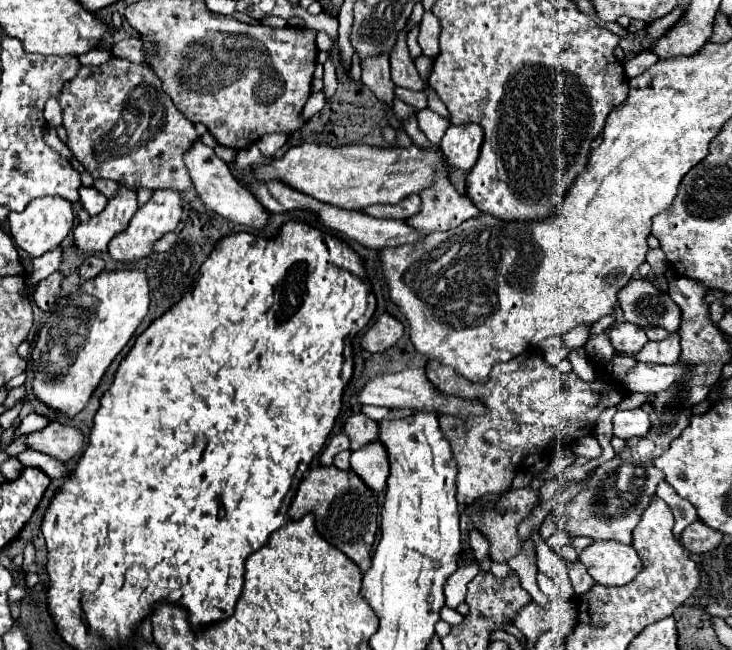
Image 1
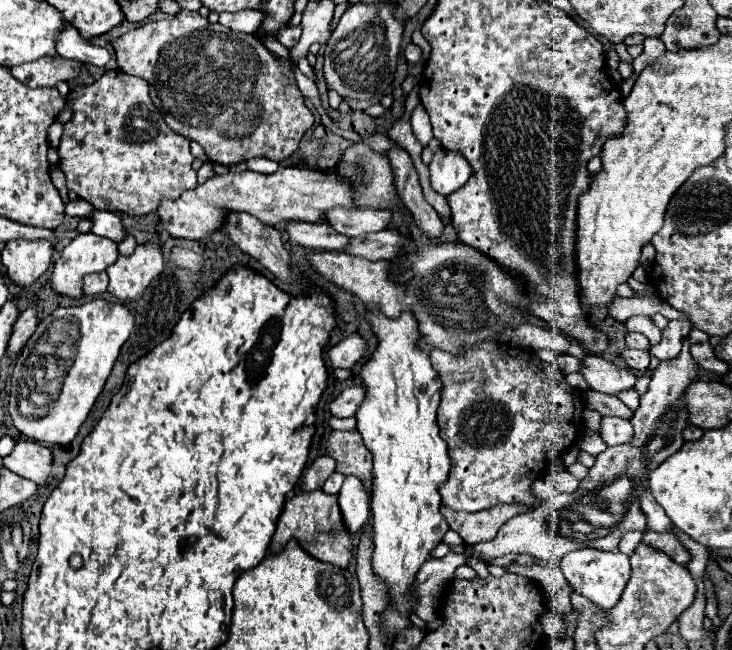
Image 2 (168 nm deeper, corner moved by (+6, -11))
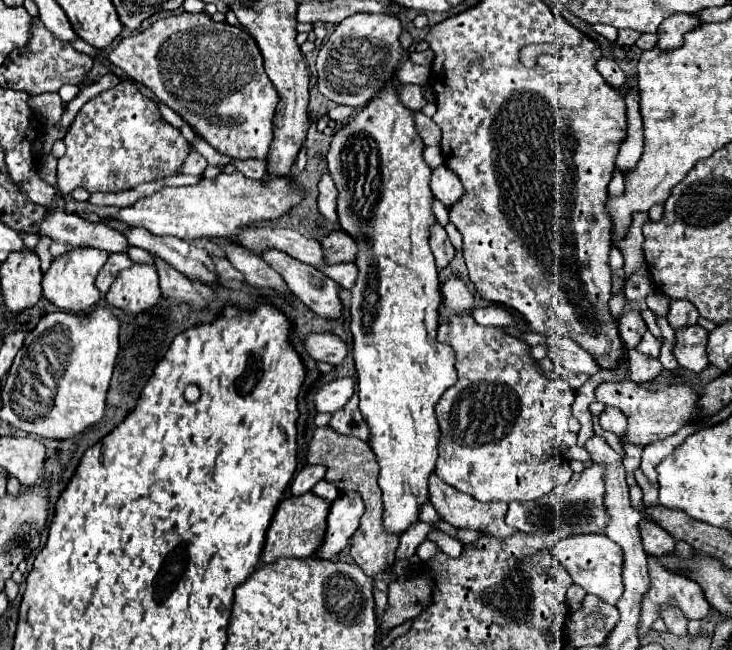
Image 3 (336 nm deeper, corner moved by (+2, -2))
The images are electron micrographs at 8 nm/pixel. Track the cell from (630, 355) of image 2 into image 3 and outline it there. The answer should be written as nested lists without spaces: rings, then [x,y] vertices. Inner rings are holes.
[[[635,349],[629,351],[629,363],[627,365],[629,365],[629,379],[635,383],[651,383],[663,371],[663,365],[657,359],[647,357]]]

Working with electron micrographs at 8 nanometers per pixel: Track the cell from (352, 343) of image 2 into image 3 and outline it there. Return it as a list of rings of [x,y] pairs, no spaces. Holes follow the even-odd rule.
[[[309,333],[303,347],[311,359],[331,365],[339,365],[347,355],[347,345],[333,333]]]

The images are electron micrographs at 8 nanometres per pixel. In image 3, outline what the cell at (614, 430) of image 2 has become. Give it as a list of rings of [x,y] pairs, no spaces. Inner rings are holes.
[[[605,407],[599,415],[599,425],[605,431],[613,431],[615,435],[623,435],[623,431],[627,429],[627,419],[617,407]]]

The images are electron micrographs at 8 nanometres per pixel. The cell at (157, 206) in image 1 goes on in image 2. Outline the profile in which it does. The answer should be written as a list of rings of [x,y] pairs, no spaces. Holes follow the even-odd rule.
[[[153,240],[153,242],[143,242],[135,248],[133,254],[129,256],[119,256],[115,264],[111,264],[107,268],[109,274],[109,292],[121,300],[137,300],[143,290],[149,286],[149,282],[161,274],[163,270],[163,242],[161,240]]]

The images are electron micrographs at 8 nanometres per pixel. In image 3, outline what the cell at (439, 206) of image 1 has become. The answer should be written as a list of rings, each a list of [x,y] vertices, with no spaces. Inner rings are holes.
[[[345,231],[329,233],[321,241],[321,247],[323,247],[325,263],[351,263],[351,261],[355,261],[357,245]]]

